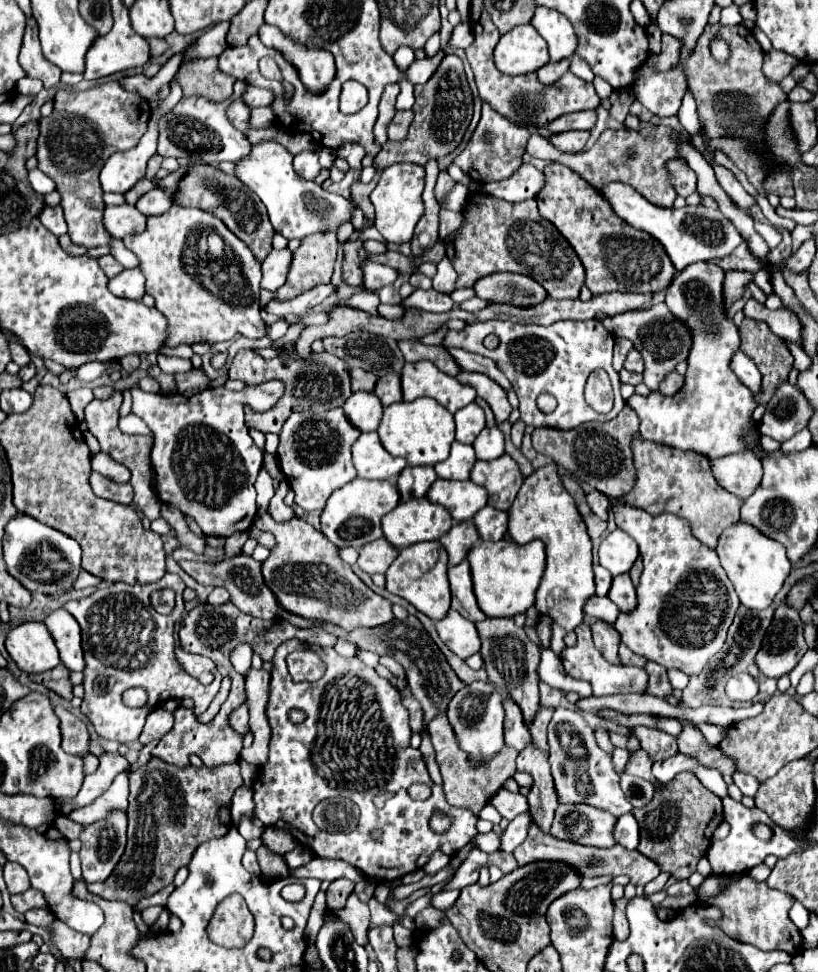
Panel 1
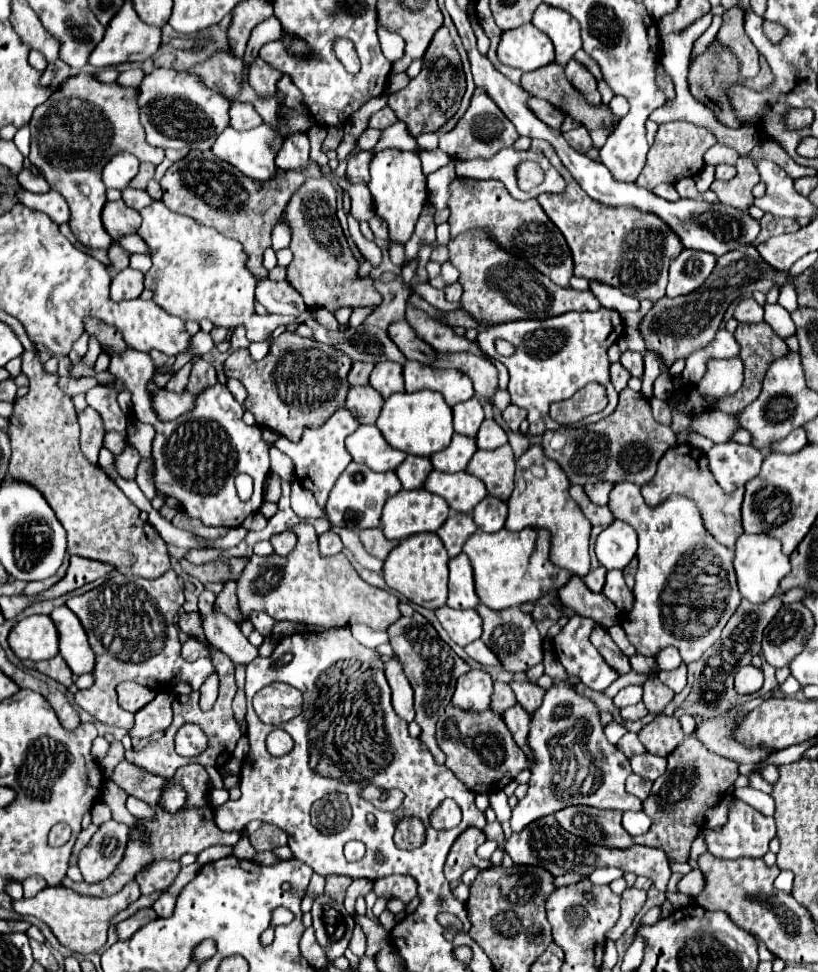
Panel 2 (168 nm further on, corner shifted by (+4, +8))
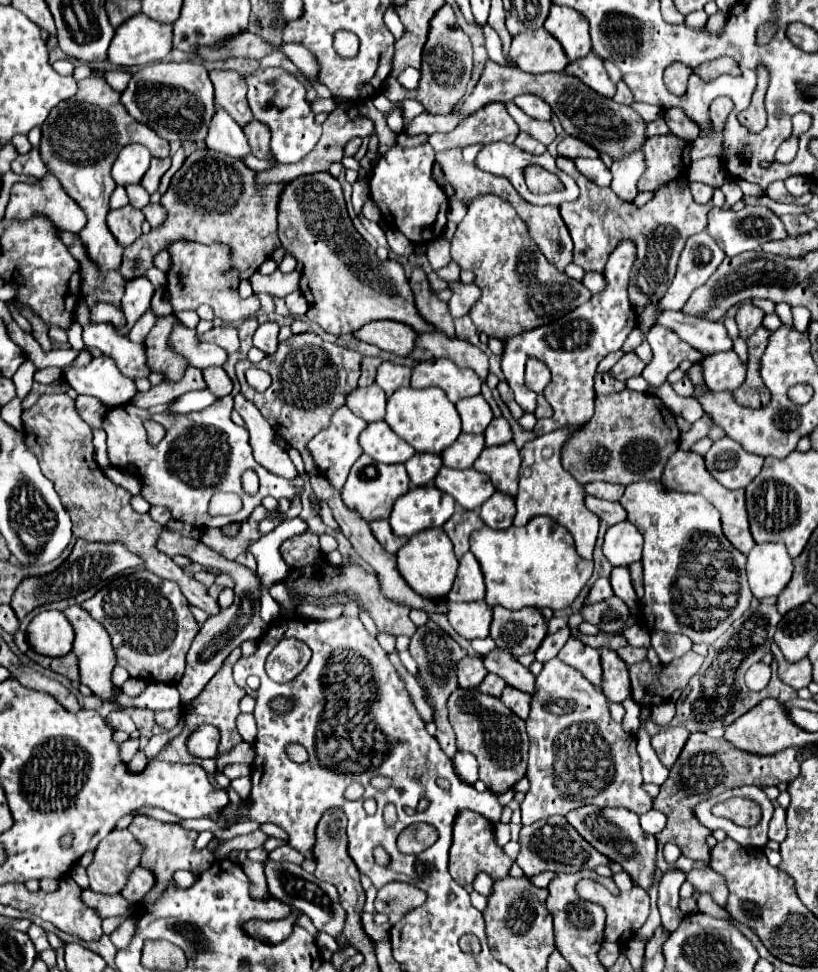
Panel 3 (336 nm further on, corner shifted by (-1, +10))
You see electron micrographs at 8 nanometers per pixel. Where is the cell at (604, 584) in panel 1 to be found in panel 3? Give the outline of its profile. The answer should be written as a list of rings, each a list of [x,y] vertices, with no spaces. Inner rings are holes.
[[[600,577],[600,579],[592,585],[590,595],[586,597],[584,605],[594,605],[594,603],[598,603],[598,601],[604,601],[604,599],[612,597],[612,595],[614,595],[614,593],[612,593],[612,587],[610,587],[610,581],[604,579],[604,577]]]

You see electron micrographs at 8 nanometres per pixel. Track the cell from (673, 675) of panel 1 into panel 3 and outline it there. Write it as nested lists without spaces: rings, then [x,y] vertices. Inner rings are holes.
[[[650,633],[652,649],[658,653],[662,663],[668,663],[692,649],[692,641],[684,635],[672,635],[672,633]]]

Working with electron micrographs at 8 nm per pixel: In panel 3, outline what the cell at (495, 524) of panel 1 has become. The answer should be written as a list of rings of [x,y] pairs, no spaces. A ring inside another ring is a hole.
[[[496,491],[482,507],[480,507],[480,517],[482,521],[492,527],[492,529],[508,529],[514,521],[516,507],[514,507],[514,497]]]

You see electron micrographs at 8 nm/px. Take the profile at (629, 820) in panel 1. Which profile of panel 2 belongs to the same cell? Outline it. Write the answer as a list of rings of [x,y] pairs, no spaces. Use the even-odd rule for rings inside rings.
[[[625,811],[623,813],[623,829],[629,835],[643,835],[651,825],[651,819],[643,815],[643,811]]]

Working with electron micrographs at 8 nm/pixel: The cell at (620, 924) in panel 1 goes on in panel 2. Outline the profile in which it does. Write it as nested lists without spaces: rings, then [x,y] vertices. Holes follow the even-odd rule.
[[[631,887],[631,889],[623,891],[623,895],[621,895],[621,917],[615,923],[615,927],[609,929],[609,933],[607,933],[609,939],[617,941],[631,927],[633,919],[637,917],[637,913],[641,911],[641,907],[645,903],[645,897],[647,897],[647,891],[643,891],[643,889]]]

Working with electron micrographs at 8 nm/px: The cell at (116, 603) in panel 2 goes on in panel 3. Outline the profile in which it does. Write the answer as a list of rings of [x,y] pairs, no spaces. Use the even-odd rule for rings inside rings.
[[[146,569],[124,573],[110,585],[102,587],[92,599],[84,601],[82,607],[108,629],[118,665],[128,669],[130,677],[172,685],[180,681],[186,665],[186,653],[200,627],[186,597],[174,581],[162,579]]]

